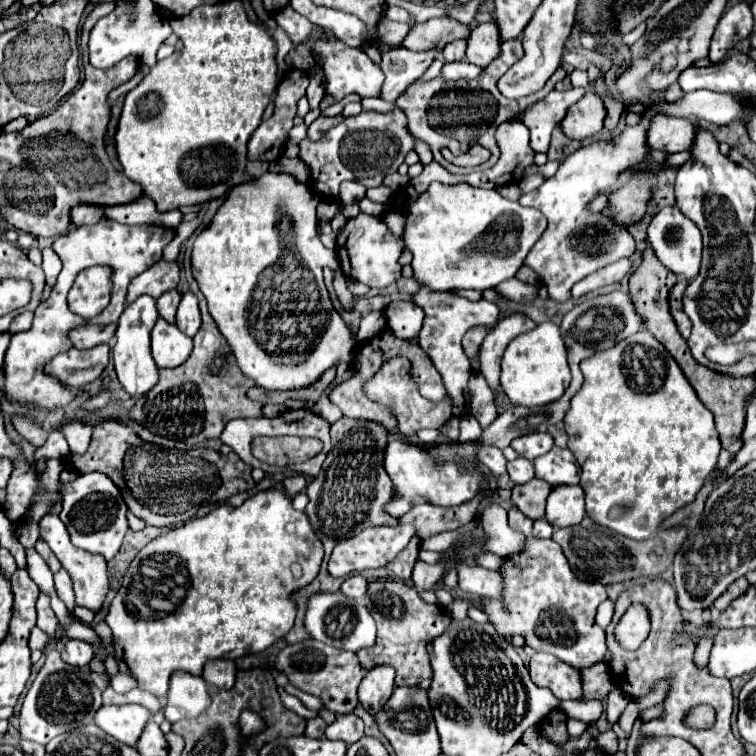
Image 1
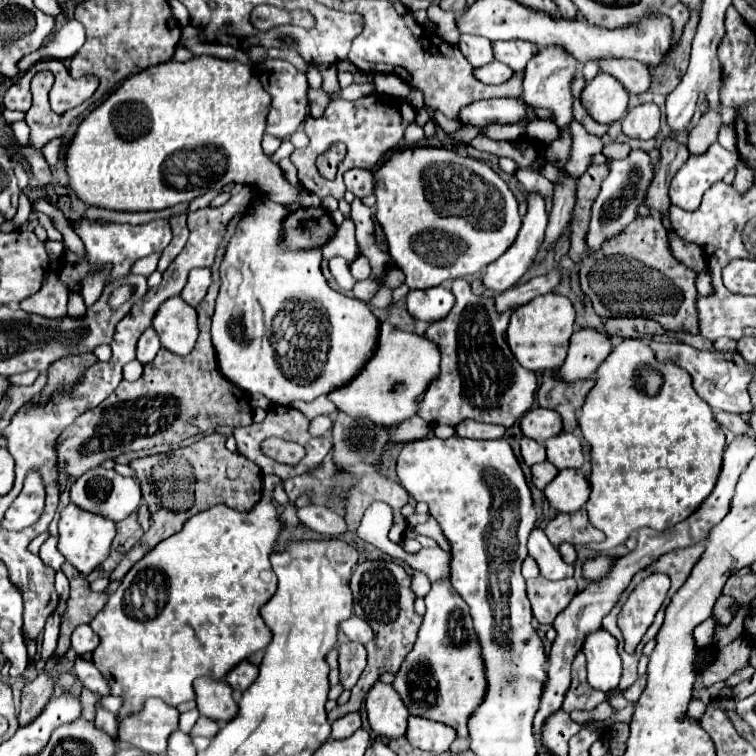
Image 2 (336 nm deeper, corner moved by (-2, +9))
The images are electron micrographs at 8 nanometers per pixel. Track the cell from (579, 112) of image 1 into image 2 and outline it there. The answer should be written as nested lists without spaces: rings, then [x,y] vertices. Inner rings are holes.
[[[600,72],[586,84],[582,92],[582,104],[596,122],[616,122],[622,120],[626,114],[628,90],[610,74]]]

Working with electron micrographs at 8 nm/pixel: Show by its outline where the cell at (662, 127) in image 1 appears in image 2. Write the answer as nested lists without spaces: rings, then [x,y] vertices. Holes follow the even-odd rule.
[[[640,104],[622,118],[622,132],[628,138],[650,140],[660,128],[660,110],[656,104]]]

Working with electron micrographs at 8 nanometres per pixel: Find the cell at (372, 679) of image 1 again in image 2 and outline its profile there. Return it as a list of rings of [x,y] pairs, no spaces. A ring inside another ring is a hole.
[[[376,682],[366,696],[366,710],[372,730],[384,738],[406,736],[408,710],[390,684]]]

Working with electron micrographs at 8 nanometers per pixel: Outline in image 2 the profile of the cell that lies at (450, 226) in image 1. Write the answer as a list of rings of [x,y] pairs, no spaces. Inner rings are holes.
[[[412,146],[396,150],[374,170],[374,180],[376,220],[382,226],[392,260],[406,274],[410,290],[428,290],[446,280],[482,272],[512,246],[522,224],[518,202],[498,172],[482,160],[460,156],[444,146]]]

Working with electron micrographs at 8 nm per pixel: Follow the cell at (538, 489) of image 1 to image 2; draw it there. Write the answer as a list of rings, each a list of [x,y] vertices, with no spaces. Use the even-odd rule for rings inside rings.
[[[548,460],[532,466],[532,482],[538,490],[544,490],[544,486],[550,484],[556,474],[558,474],[556,466],[552,466],[552,462],[548,462]]]

